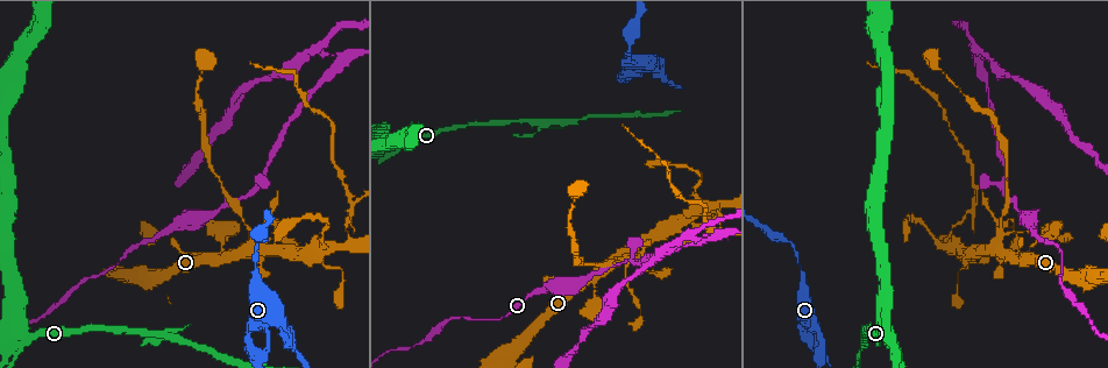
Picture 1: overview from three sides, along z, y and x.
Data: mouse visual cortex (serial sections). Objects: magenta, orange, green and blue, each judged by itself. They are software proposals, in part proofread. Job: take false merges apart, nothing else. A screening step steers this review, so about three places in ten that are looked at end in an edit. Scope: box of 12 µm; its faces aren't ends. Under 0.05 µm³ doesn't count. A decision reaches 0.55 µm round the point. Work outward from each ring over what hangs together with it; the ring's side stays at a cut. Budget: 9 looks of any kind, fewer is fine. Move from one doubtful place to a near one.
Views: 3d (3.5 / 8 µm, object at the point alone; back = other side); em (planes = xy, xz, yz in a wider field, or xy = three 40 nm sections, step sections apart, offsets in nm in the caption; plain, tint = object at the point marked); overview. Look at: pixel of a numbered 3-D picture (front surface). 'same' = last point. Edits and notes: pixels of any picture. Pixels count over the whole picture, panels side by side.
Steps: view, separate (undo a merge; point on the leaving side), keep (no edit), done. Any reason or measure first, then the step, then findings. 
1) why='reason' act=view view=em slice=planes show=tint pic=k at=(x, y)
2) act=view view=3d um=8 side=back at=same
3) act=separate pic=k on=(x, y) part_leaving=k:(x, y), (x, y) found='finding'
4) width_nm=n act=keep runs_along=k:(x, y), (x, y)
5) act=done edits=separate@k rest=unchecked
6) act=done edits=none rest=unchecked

why='arms part here' act=view view=3d um=3.5 pic=1 at=(1003, 187)

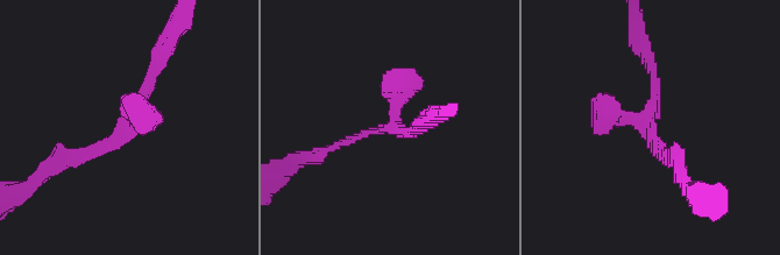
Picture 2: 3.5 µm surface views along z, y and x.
act=view view=em slice=xy step=1 show=tint pic=2 at=(647, 121)

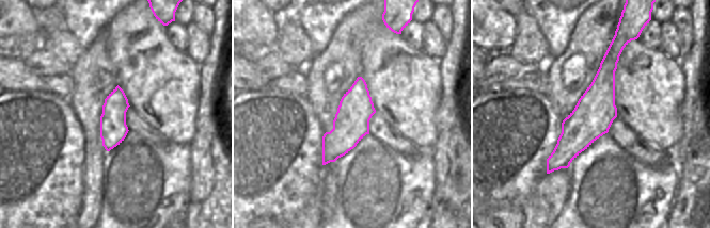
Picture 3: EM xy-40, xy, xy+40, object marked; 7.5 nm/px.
act=view view=em slice=xy step=2 show=tint at=same

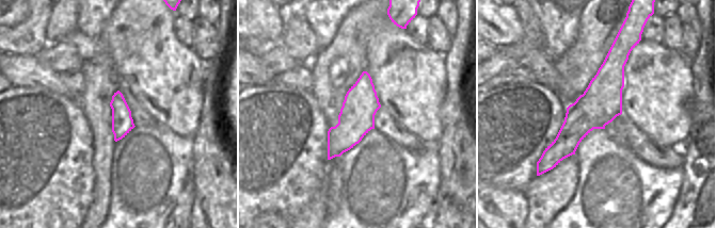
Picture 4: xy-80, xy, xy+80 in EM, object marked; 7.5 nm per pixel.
act=keep found='continuous, no second cell'

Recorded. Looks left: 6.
why='sharp bend' act=view view=3d um=3.5 pic=1 at=(625, 250)

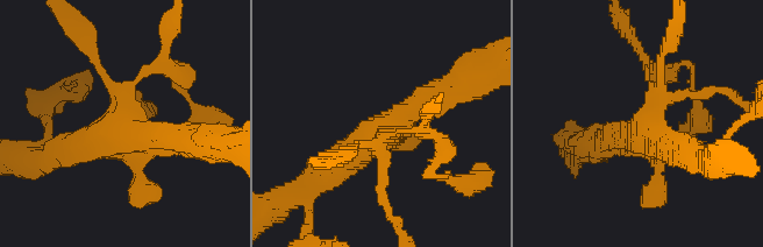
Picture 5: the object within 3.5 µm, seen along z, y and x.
act=view view=em slice=xy step=3 show=plain pic=5 at=(649, 134)

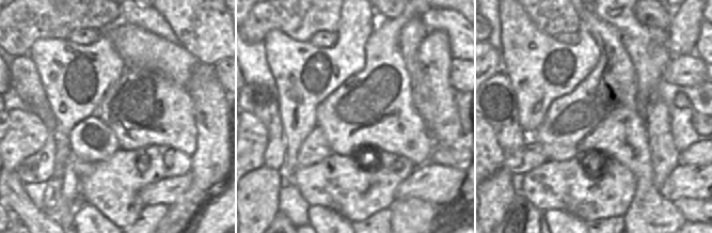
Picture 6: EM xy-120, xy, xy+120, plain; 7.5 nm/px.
why='where the object lies' act=view view=em slice=xy step=3 show=tint at=same

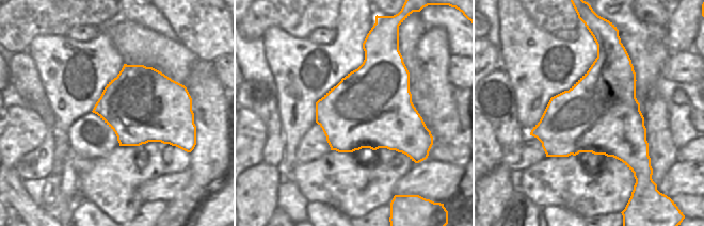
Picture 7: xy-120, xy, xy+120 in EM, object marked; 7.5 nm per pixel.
act=keep runs_along=5:(316, 175), (409, 108), (446, 91) found='one cell here'

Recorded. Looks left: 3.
why='a narrow waist' act=view view=3d um=3.5 side=back pic=1 at=(969, 210)

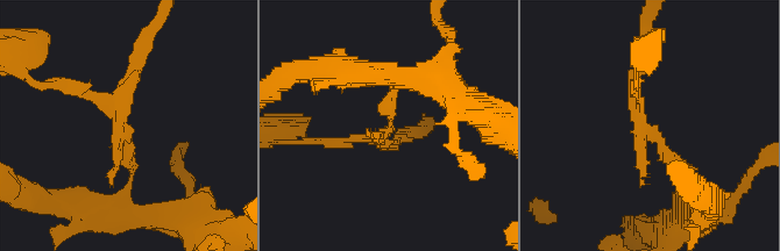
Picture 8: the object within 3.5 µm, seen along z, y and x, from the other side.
act=view view=em slice=xy step=5 show=tint pic=8 at=(388, 122)

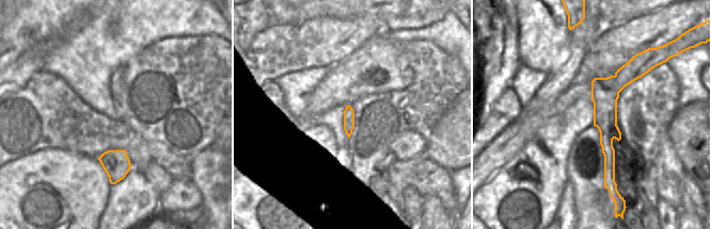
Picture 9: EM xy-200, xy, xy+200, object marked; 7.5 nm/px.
act=separate pic=8 on=(136, 73) found='a second cell is stuck on'

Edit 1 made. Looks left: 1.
why='abrupt turn' act=view view=3d um=3.5 pic=1 at=(821, 353)

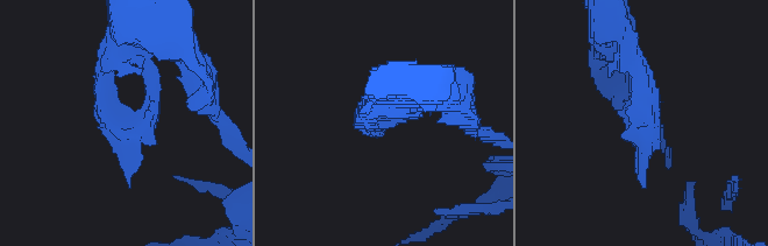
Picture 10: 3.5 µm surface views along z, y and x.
act=keep found='one cell here'

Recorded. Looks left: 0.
act=done edits=separate@8 rest=unchecked

